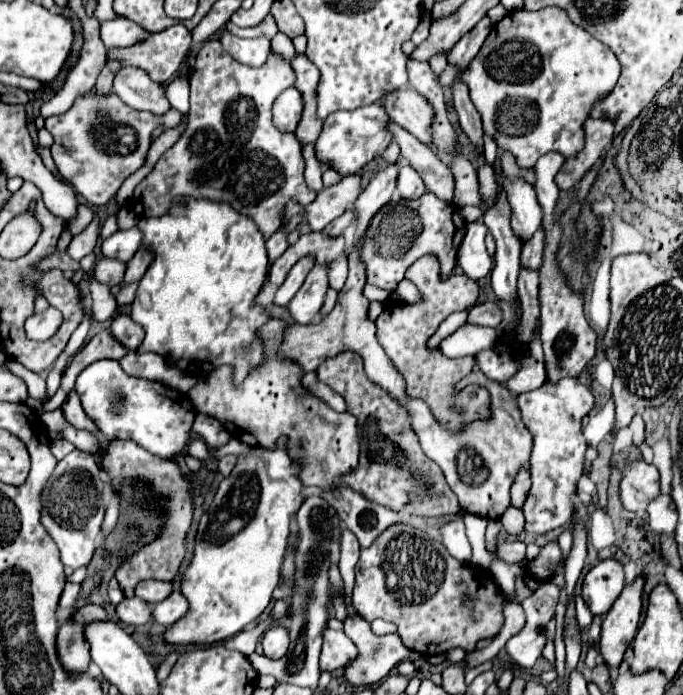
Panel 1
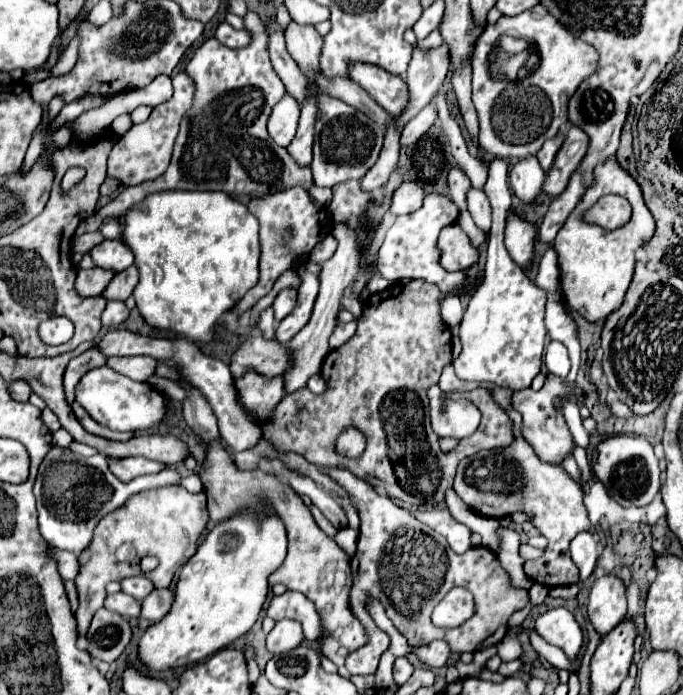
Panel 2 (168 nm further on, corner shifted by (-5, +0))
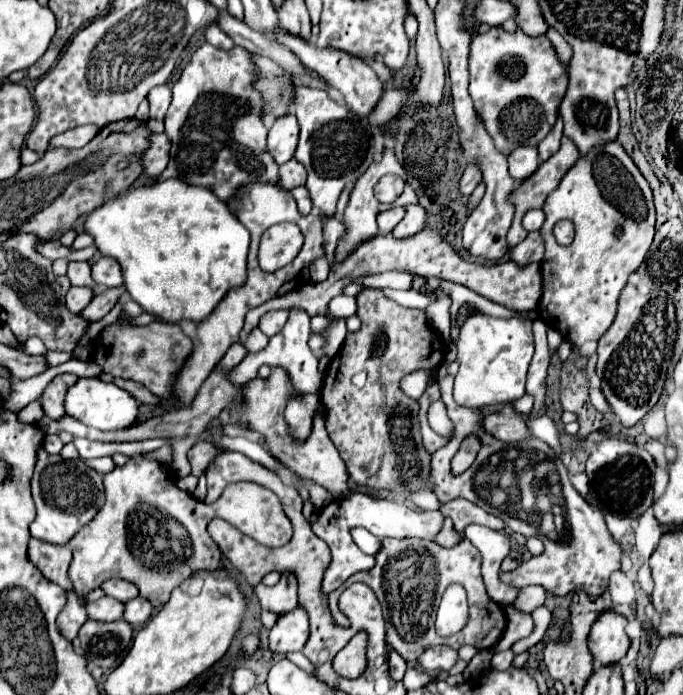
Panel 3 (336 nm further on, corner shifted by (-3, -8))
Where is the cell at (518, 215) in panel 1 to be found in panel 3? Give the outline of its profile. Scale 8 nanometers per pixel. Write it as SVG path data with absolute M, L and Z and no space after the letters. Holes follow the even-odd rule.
M516 147L508 155L510 175L516 181L526 179L528 175L532 175L532 171L536 171L538 165L540 165L540 161L538 161L538 149L536 147Z

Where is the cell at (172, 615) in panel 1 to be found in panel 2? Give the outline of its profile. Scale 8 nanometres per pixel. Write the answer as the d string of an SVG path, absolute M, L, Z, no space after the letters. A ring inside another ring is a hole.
M156 589L142 601L142 617L150 623L158 623L174 603L174 591L168 589Z

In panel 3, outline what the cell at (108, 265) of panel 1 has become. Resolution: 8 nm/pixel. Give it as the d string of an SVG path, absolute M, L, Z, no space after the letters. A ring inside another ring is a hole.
M70 287L66 301L68 301L68 311L72 313L80 313L90 301L92 301L94 293L88 287Z

